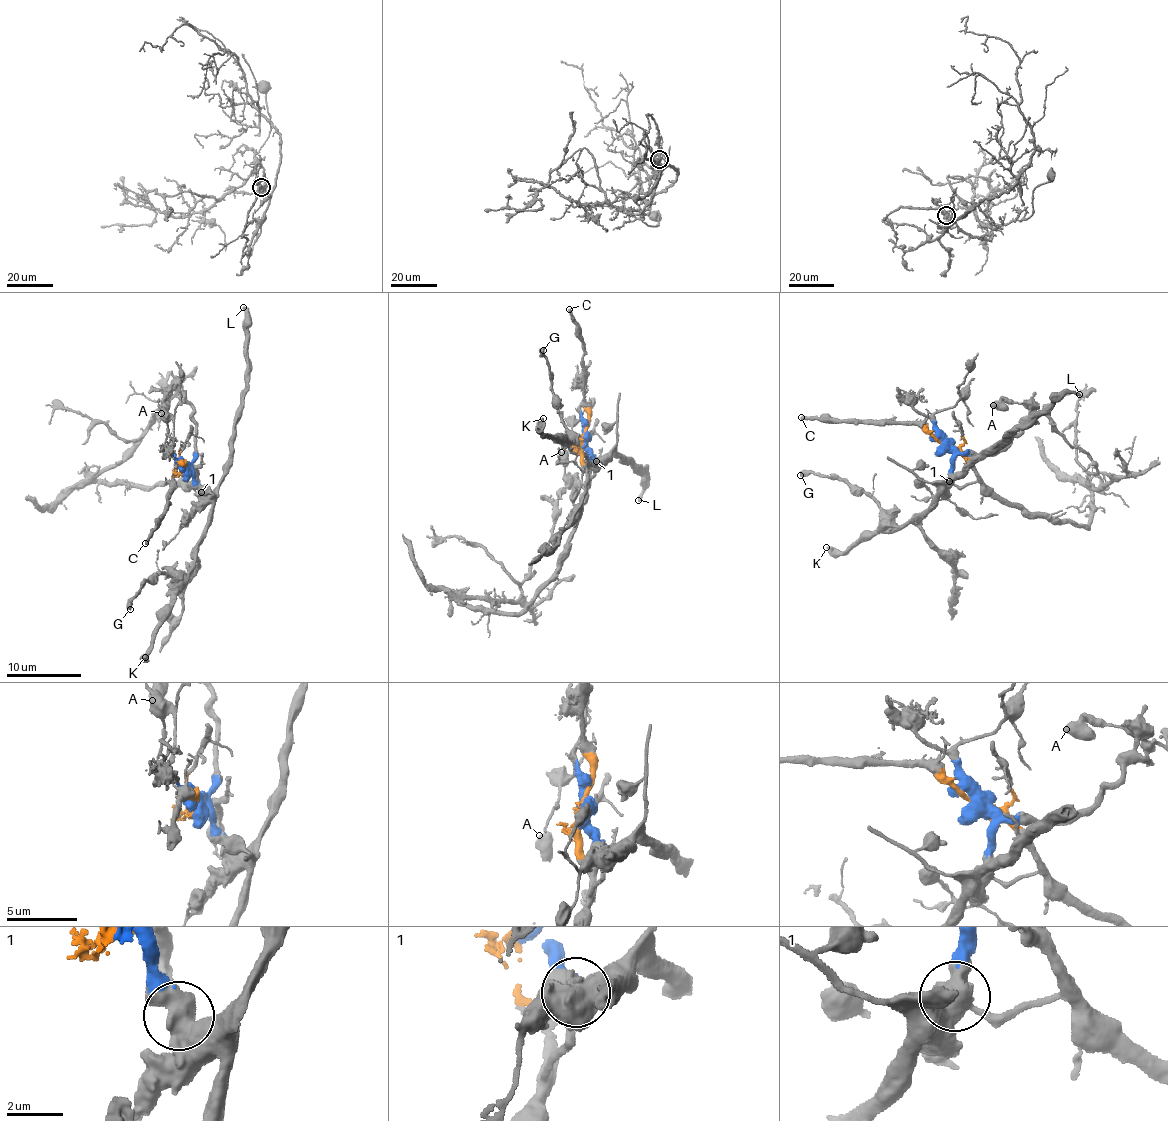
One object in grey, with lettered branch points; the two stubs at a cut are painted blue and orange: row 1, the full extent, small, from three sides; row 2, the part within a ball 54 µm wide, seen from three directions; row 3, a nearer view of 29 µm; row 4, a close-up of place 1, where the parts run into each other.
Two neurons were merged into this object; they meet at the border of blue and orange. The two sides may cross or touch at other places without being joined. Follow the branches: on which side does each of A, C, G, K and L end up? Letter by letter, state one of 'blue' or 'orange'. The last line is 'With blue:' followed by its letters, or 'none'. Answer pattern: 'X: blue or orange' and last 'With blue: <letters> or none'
A: blue
C: orange
G: blue
K: blue
L: blue
With blue: A, G, K, L

